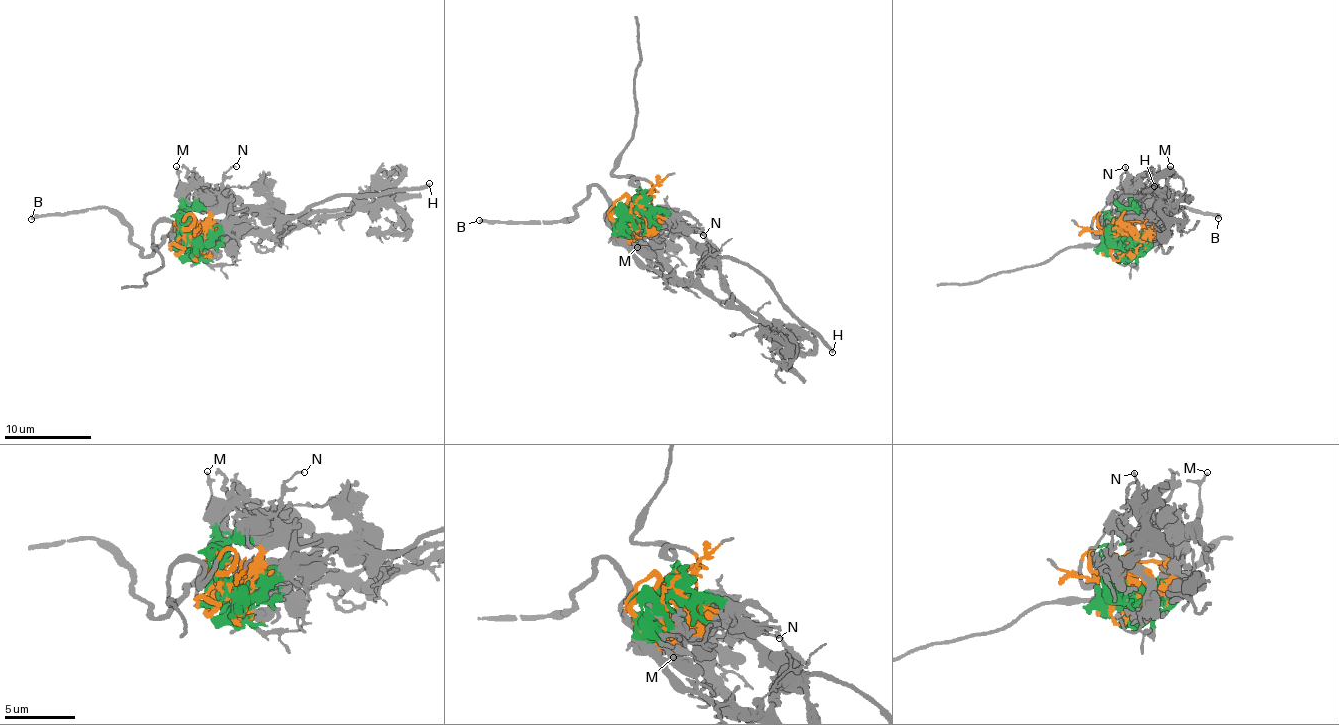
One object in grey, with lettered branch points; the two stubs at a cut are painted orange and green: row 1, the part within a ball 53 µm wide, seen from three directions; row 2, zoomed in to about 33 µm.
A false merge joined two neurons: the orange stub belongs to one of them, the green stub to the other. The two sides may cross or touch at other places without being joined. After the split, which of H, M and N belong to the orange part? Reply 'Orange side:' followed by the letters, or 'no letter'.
Orange side: H, M

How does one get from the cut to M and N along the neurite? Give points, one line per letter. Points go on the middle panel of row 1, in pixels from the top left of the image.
M: (634, 202), (626, 228), (628, 239), (631, 243), (640, 243), (638, 247)
N: (634, 202), (640, 202), (646, 213), (667, 213), (680, 224), (690, 226), (691, 230), (703, 234)

